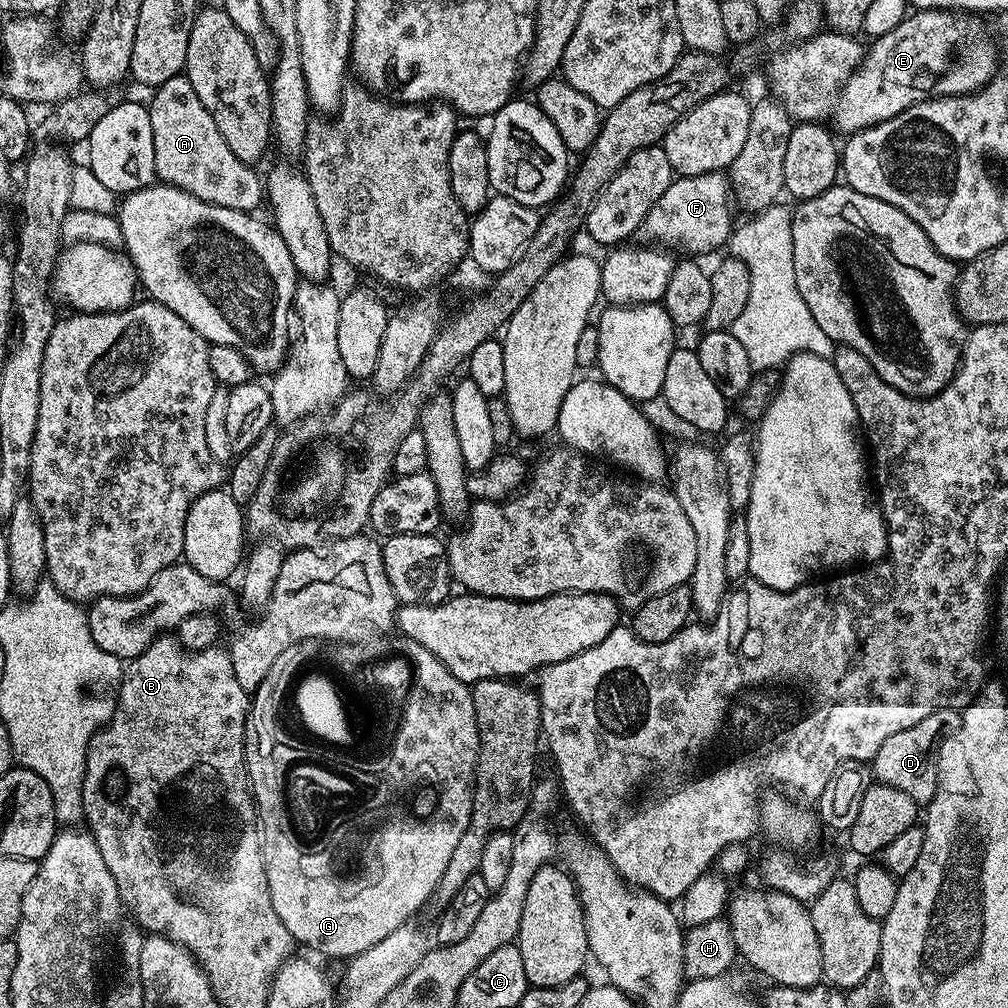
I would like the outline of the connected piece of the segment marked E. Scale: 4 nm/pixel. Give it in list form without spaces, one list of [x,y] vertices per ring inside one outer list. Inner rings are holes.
[[[946,9],[916,10],[911,14],[906,15],[904,20],[898,22],[889,33],[875,37],[875,39],[871,41],[872,45],[870,43],[867,45],[863,64],[860,64],[855,70],[853,70],[852,76],[840,88],[840,93],[836,96],[836,105],[833,106],[830,117],[830,124],[833,124],[831,124],[831,127],[835,129],[837,133],[844,132],[843,134],[861,132],[864,128],[869,128],[875,124],[881,124],[890,118],[894,118],[898,114],[902,114],[902,110],[914,106],[920,100],[930,100],[941,96],[969,96],[971,92],[978,92],[981,88],[986,87],[988,83],[995,78],[998,71],[998,63],[996,64],[997,37],[995,35],[992,37],[991,34],[988,33],[987,30],[976,20],[979,19],[970,12],[948,11]]]

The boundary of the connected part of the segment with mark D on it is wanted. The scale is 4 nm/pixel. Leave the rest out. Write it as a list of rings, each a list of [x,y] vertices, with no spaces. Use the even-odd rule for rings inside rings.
[[[939,708],[934,714],[922,718],[922,722],[917,722],[906,730],[898,730],[898,734],[886,738],[886,742],[878,746],[878,754],[874,754],[870,761],[870,772],[875,783],[894,786],[894,790],[902,790],[907,796],[914,798],[918,806],[927,806],[936,793],[936,751],[940,749],[943,740],[953,736],[959,728],[960,712],[954,708]]]

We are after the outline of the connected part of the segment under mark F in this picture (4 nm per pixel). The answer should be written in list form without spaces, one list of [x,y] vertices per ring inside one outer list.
[[[711,172],[710,174],[698,174],[697,176],[676,176],[670,186],[666,186],[666,194],[662,194],[662,198],[658,198],[658,202],[654,202],[654,206],[650,206],[650,214],[646,214],[646,218],[640,224],[640,231],[638,233],[639,239],[648,246],[663,246],[665,249],[673,250],[677,248],[678,251],[684,252],[680,254],[696,254],[692,252],[712,252],[715,248],[722,249],[729,243],[729,236],[731,236],[734,229],[734,221],[732,222],[732,208],[734,209],[734,197],[732,195],[731,183],[724,172]]]

